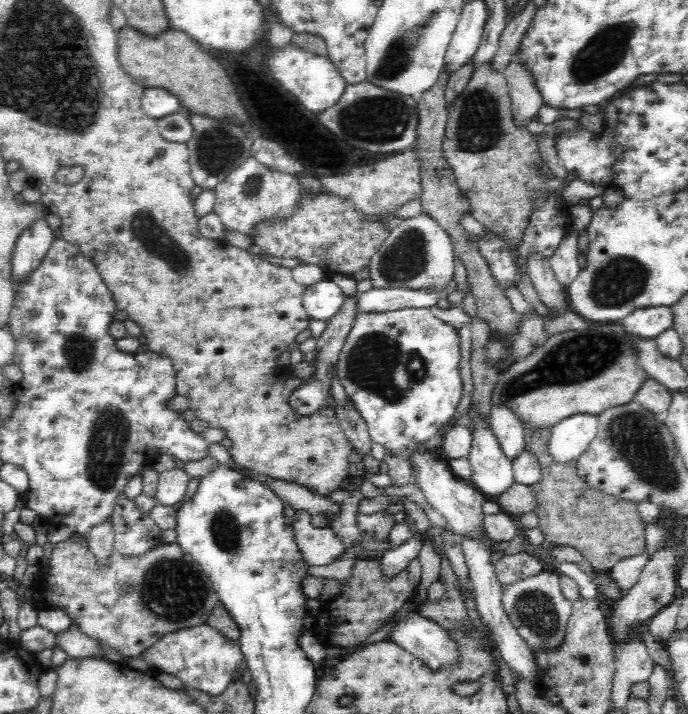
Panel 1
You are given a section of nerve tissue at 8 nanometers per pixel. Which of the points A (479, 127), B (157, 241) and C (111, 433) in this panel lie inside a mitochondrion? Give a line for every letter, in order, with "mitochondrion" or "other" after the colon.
A: mitochondrion
B: mitochondrion
C: mitochondrion

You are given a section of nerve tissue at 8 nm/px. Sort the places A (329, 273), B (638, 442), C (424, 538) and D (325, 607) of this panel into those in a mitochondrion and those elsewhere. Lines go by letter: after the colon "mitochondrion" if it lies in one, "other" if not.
A: other
B: mitochondrion
C: other
D: other

